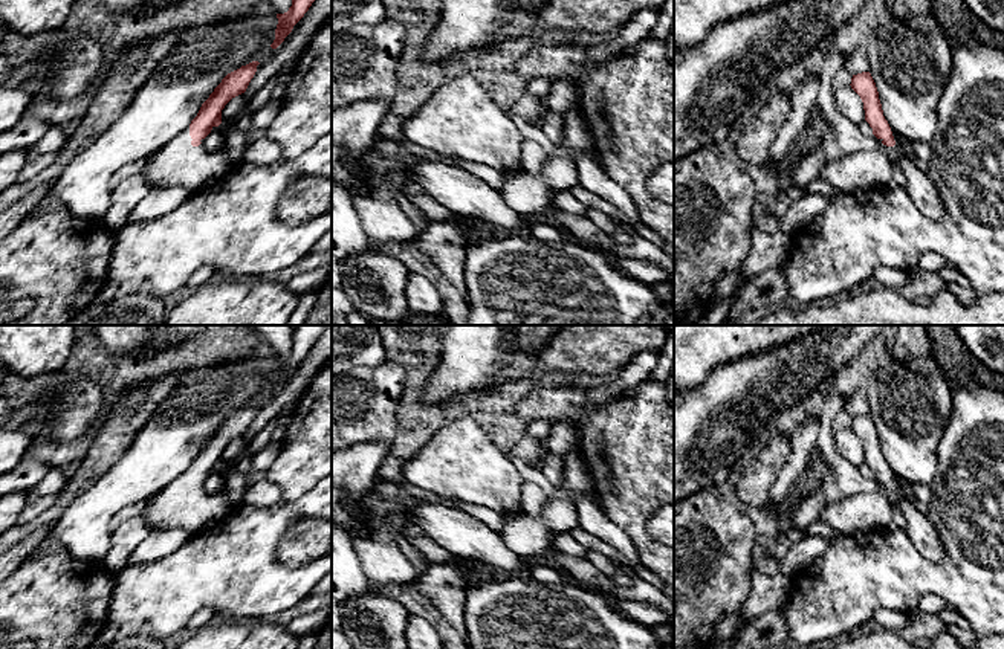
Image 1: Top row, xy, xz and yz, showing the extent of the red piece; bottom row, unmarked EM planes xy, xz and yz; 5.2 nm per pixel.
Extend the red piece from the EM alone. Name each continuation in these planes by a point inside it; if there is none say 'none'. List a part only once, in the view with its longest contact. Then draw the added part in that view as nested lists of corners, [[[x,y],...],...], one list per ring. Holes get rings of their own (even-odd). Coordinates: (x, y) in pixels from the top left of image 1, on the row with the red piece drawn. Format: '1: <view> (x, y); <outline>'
1: yz (862, 170); [[[891,128],[892,131],[892,128]],[[892,131],[896,145],[880,145],[868,151],[856,151],[824,163],[819,177],[827,180],[837,192],[862,192],[870,188],[886,186],[892,183],[894,165],[899,163],[902,142]]]

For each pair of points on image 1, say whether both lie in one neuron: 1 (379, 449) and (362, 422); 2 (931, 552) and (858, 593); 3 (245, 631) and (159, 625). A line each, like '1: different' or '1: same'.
1: different
2: different
3: different

